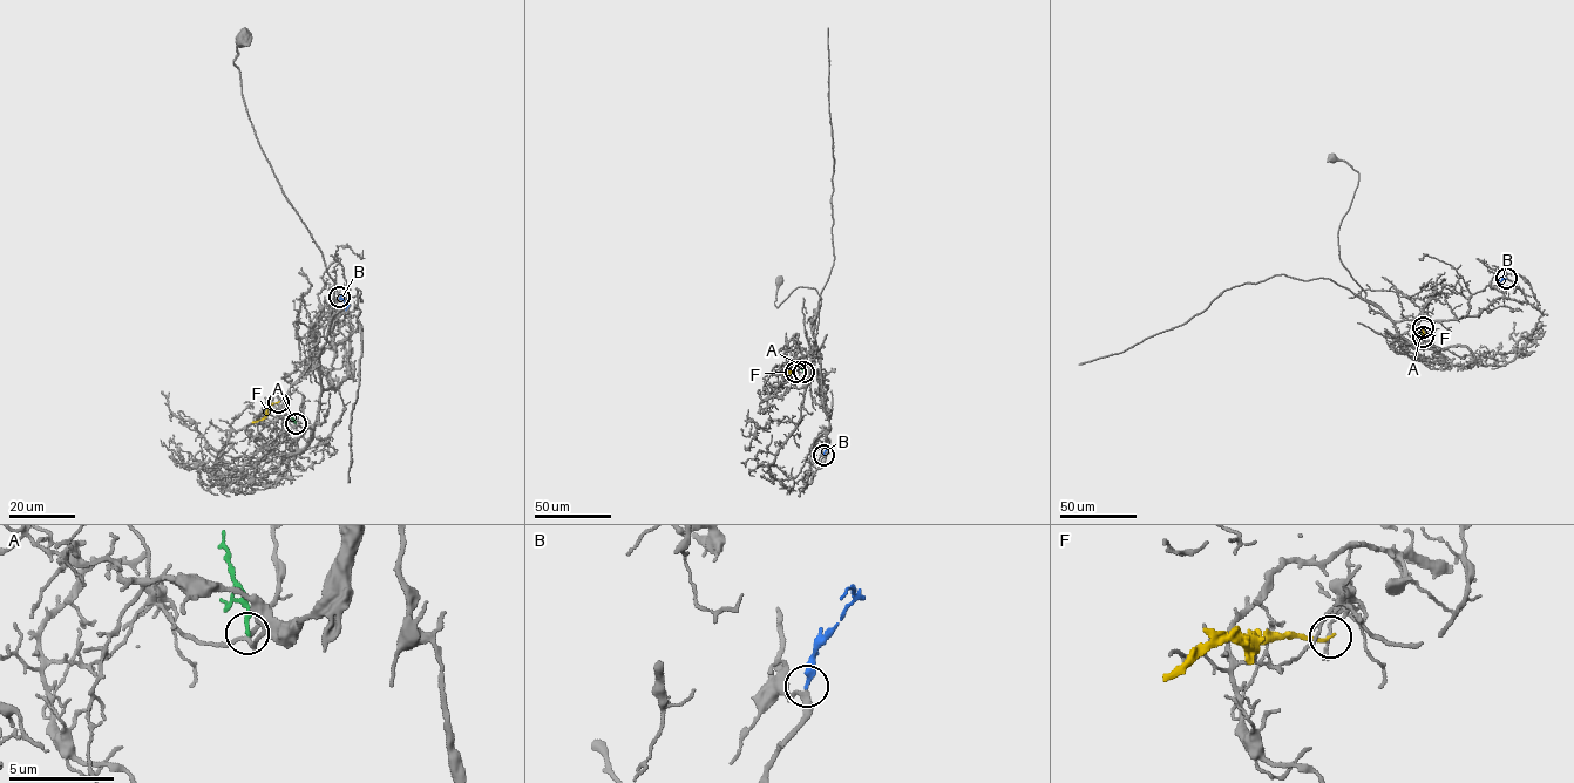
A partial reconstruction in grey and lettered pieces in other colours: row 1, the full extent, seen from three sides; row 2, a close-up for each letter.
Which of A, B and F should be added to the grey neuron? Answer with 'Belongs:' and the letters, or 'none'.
Belongs: B

